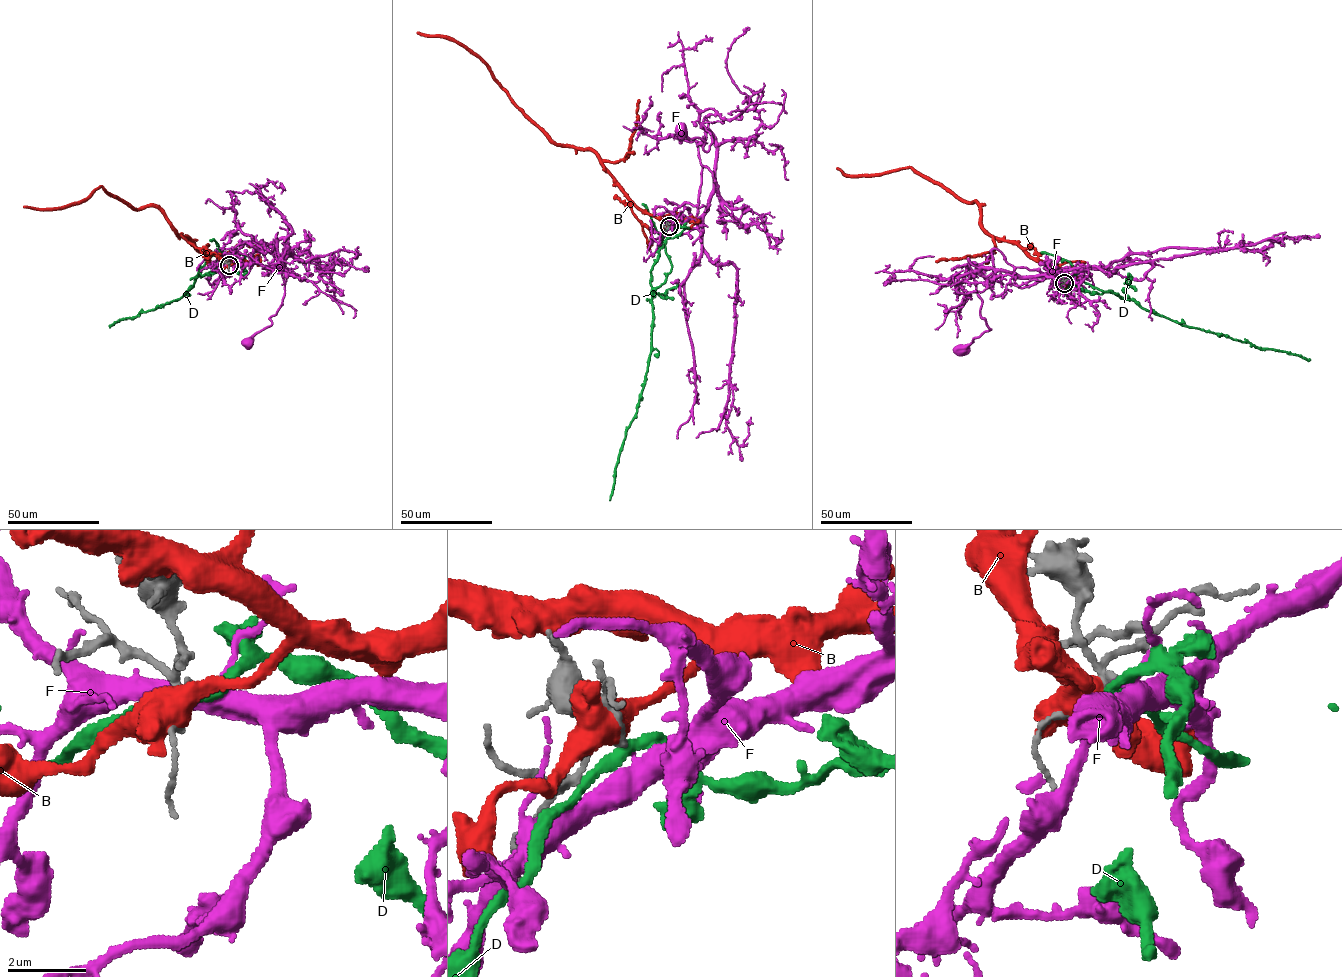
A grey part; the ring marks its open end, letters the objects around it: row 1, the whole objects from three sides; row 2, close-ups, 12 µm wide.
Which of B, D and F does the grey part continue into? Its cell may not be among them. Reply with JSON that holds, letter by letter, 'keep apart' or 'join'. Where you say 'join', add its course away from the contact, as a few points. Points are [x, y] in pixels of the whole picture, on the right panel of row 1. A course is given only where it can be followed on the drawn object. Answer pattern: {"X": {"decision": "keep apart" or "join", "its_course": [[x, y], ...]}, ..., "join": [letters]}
{"B": {"decision": "keep apart"}, "D": {"decision": "keep apart"}, "F": {"decision": "keep apart"}, "join": []}

